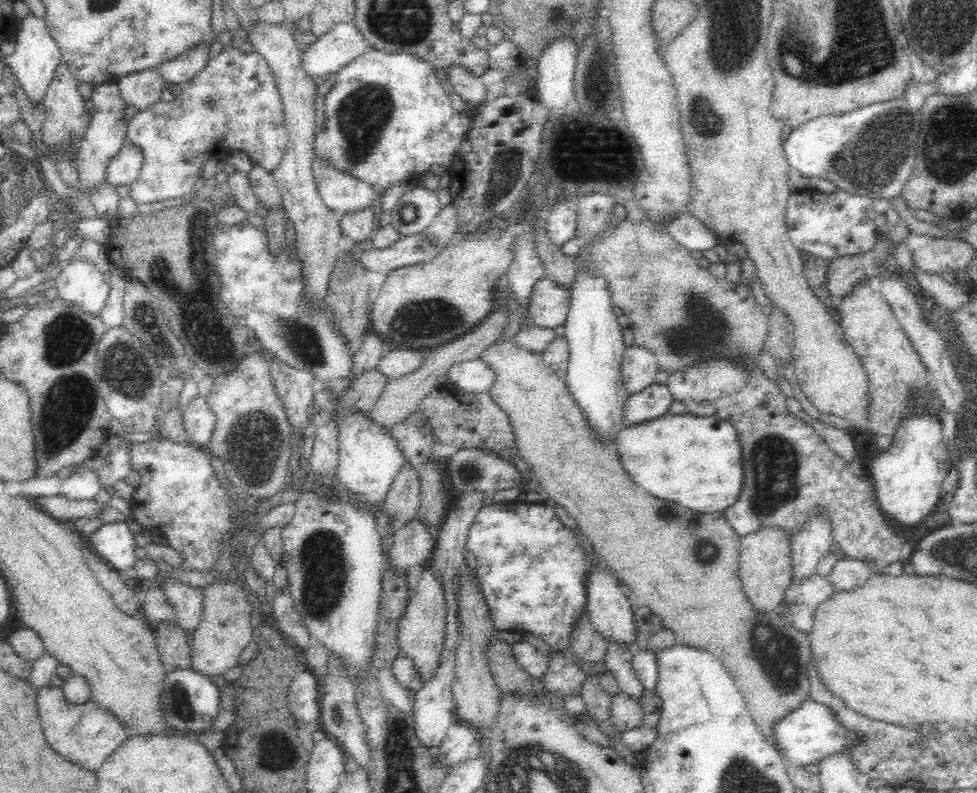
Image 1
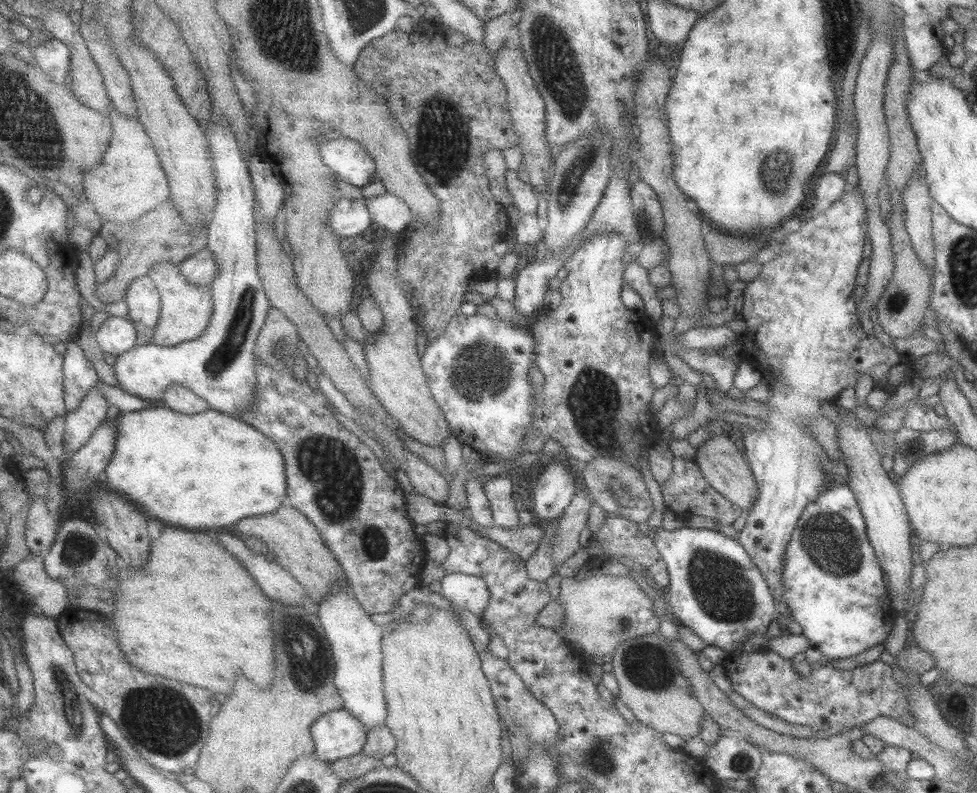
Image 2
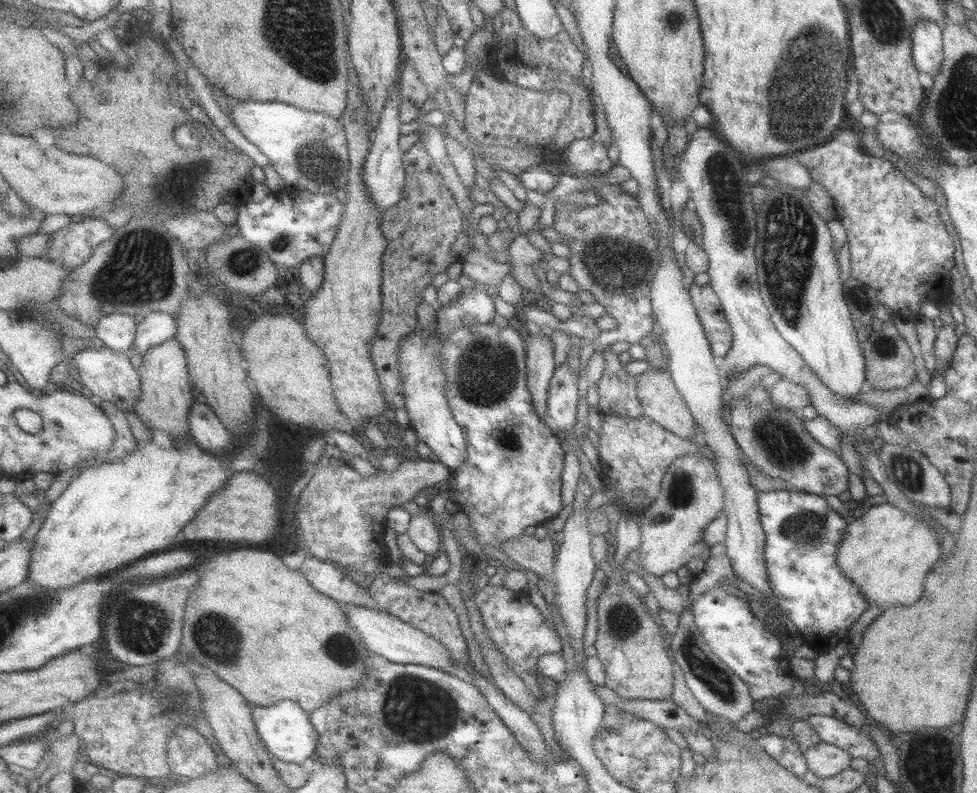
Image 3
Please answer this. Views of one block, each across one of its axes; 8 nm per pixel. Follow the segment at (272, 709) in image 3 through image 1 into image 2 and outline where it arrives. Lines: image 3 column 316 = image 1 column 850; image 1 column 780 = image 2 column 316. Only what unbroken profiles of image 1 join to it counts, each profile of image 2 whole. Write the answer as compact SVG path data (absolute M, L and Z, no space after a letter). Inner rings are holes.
M346 708L320 716L310 731L315 739L316 754L327 763L362 753L369 732Z

